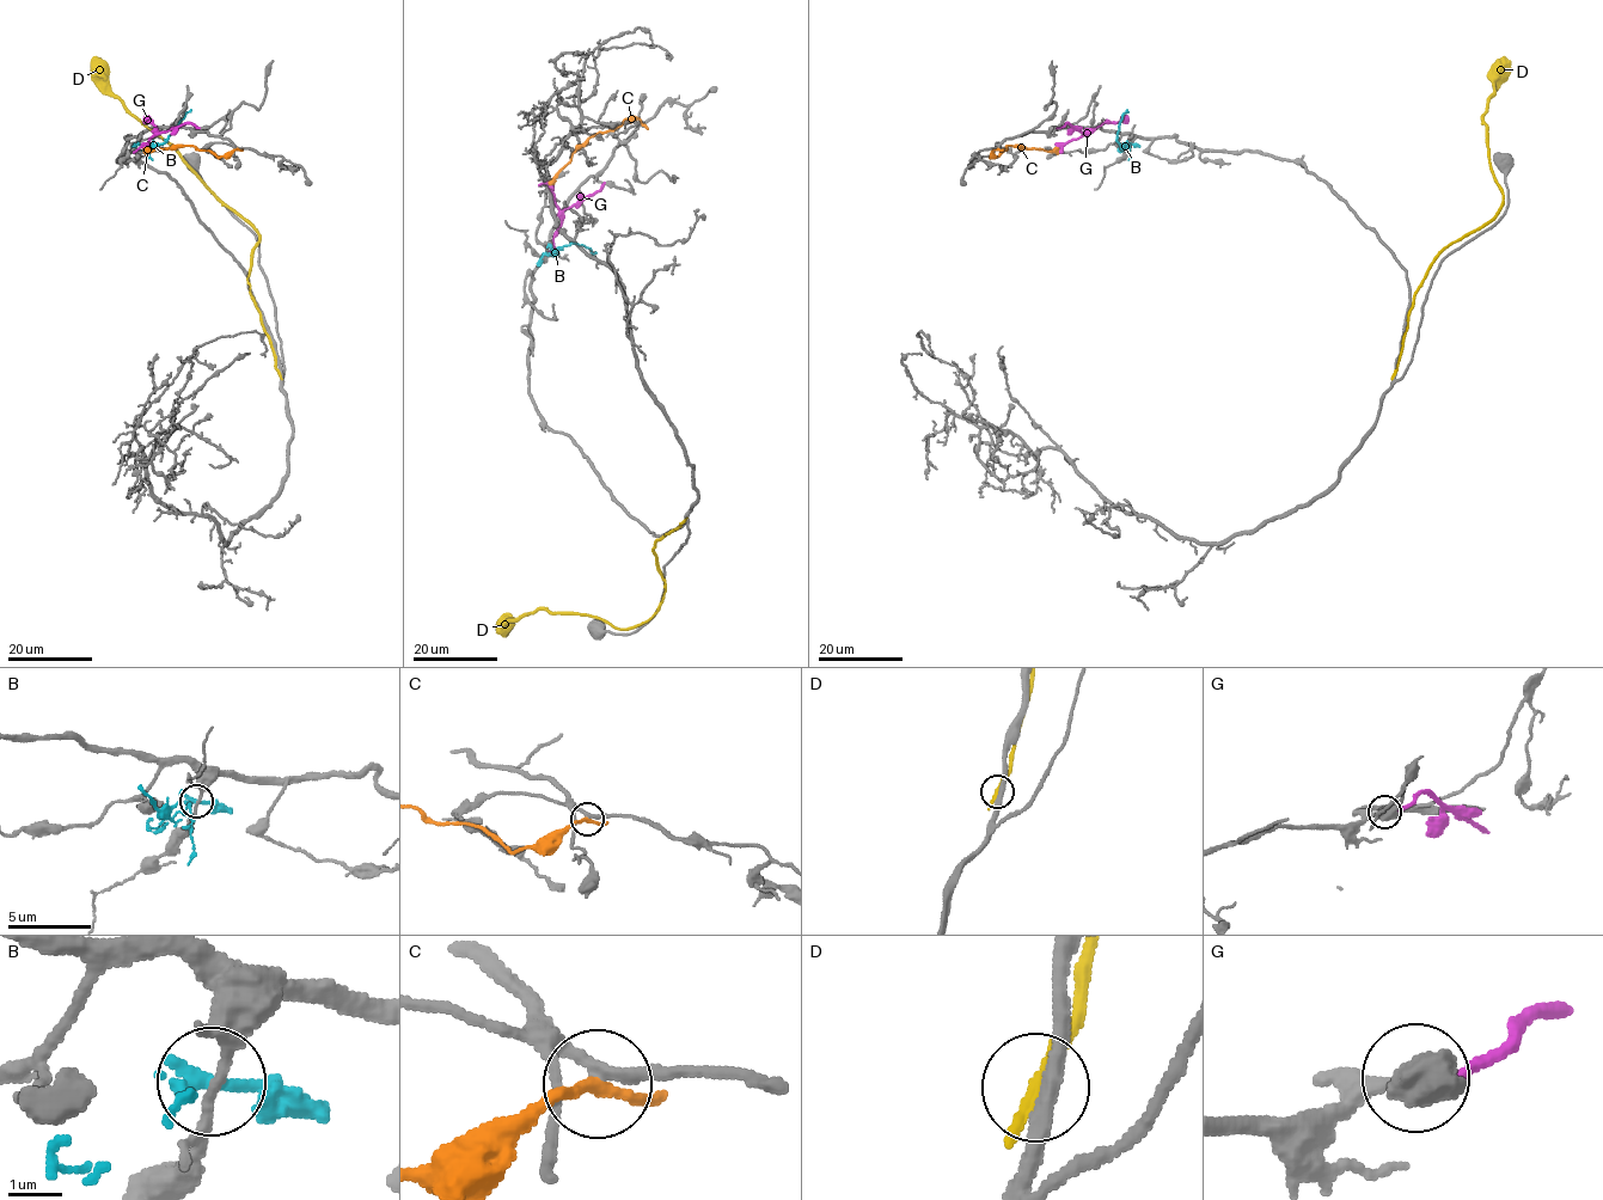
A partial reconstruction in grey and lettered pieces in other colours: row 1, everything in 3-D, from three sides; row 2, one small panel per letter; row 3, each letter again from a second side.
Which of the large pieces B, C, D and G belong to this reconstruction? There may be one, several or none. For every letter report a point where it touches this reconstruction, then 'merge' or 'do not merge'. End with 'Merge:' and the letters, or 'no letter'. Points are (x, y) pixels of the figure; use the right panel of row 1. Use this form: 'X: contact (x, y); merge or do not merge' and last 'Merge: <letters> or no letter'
B: contact (1131, 144); do not merge
C: contact (998, 148); do not merge
D: contact (1394, 374); do not merge
G: contact (1057, 128); do not merge
Merge: no letter

